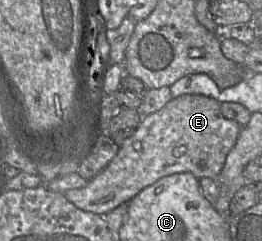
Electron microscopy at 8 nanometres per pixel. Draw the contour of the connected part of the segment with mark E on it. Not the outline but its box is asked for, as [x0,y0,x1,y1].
[64,95,241,215]

